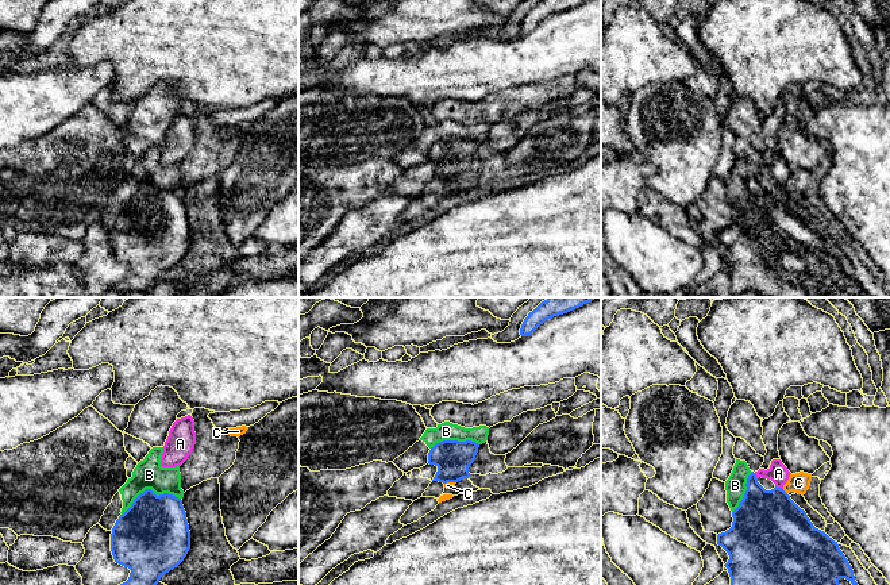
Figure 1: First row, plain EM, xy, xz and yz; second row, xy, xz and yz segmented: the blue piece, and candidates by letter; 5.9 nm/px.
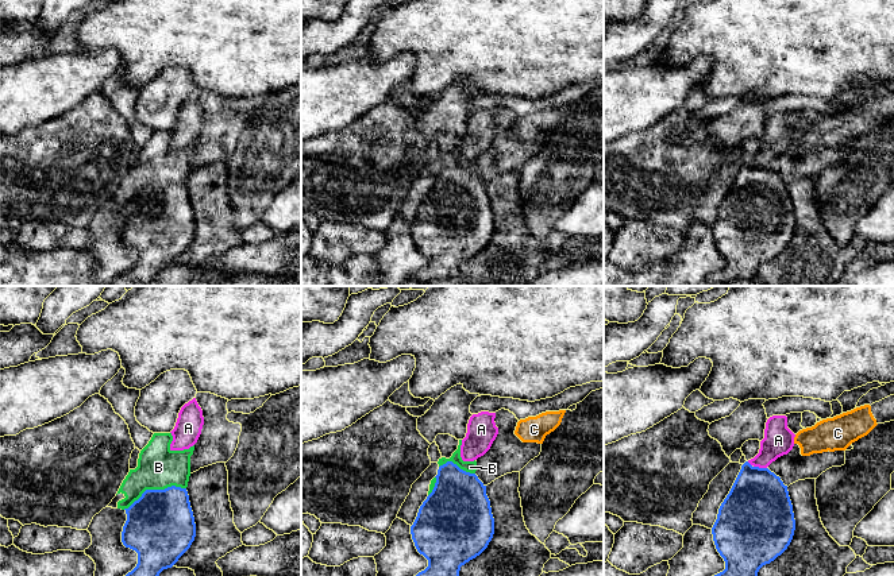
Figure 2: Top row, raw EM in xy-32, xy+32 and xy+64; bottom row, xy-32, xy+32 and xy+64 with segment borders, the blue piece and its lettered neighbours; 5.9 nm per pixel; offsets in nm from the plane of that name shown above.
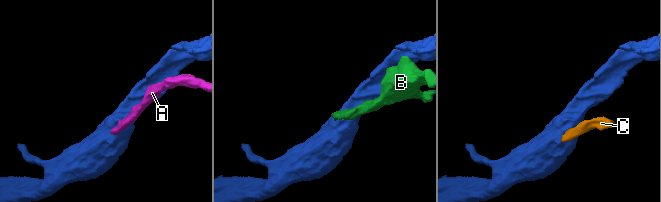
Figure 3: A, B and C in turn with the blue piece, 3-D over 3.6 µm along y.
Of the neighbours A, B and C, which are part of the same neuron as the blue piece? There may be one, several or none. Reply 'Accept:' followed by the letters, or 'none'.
Accept: none

